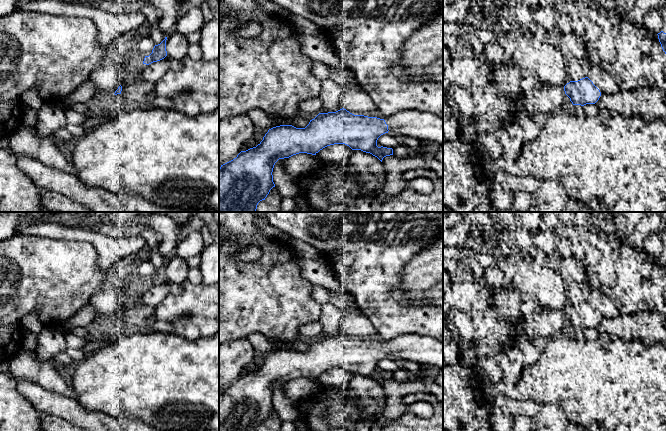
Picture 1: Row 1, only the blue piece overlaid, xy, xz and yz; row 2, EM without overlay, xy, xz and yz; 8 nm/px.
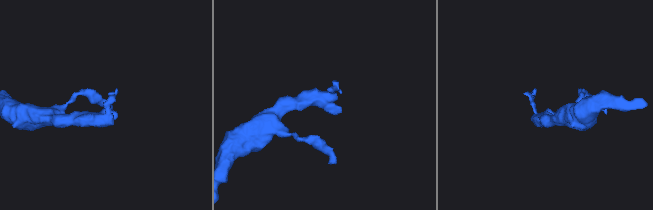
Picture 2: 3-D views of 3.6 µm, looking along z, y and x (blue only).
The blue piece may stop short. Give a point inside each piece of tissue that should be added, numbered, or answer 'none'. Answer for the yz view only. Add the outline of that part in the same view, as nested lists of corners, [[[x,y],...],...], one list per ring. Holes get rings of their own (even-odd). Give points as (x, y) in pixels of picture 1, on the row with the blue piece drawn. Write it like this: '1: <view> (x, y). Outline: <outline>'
none

